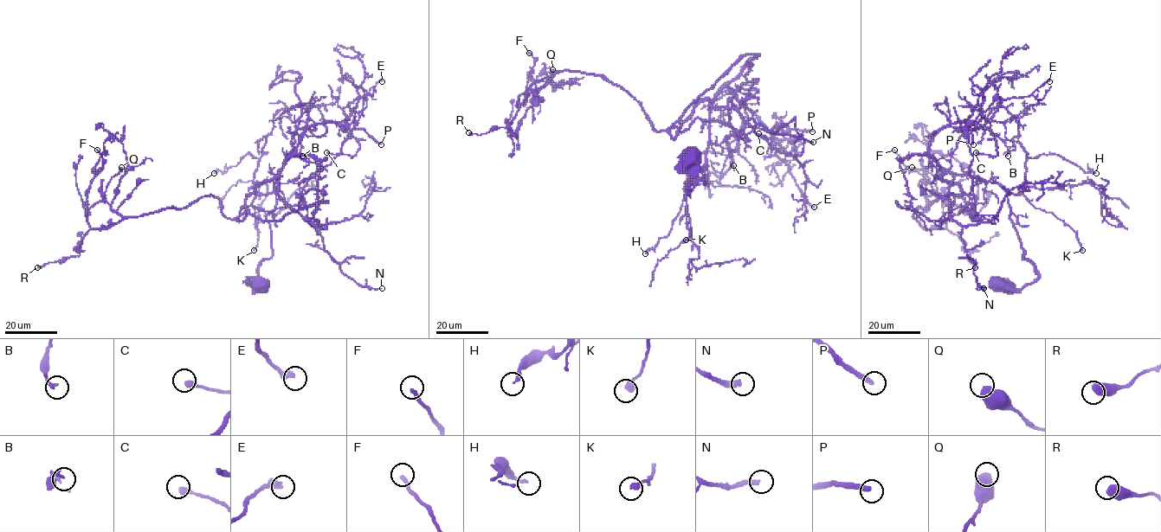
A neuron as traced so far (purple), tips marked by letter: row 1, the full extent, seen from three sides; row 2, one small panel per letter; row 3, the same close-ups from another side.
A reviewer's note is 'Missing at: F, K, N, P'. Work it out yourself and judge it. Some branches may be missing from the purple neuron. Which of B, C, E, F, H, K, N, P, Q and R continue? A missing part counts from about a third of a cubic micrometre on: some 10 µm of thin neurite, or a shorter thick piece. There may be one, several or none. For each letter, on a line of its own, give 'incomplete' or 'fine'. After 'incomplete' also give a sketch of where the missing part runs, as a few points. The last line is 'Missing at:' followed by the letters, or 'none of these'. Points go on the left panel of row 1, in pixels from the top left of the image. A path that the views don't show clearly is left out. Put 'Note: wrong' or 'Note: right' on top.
Note: wrong
B: fine
C: fine
E: incomplete; missing branch runs (382, 81), (396, 82)
F: incomplete; missing branch runs (97, 150), (92, 143), (91, 134)
H: fine
K: fine
N: incomplete; missing branch runs (382, 288), (390, 288), (404, 281), (417, 289)
P: incomplete
Q: fine
R: fine
Missing at: E, F, N, P

